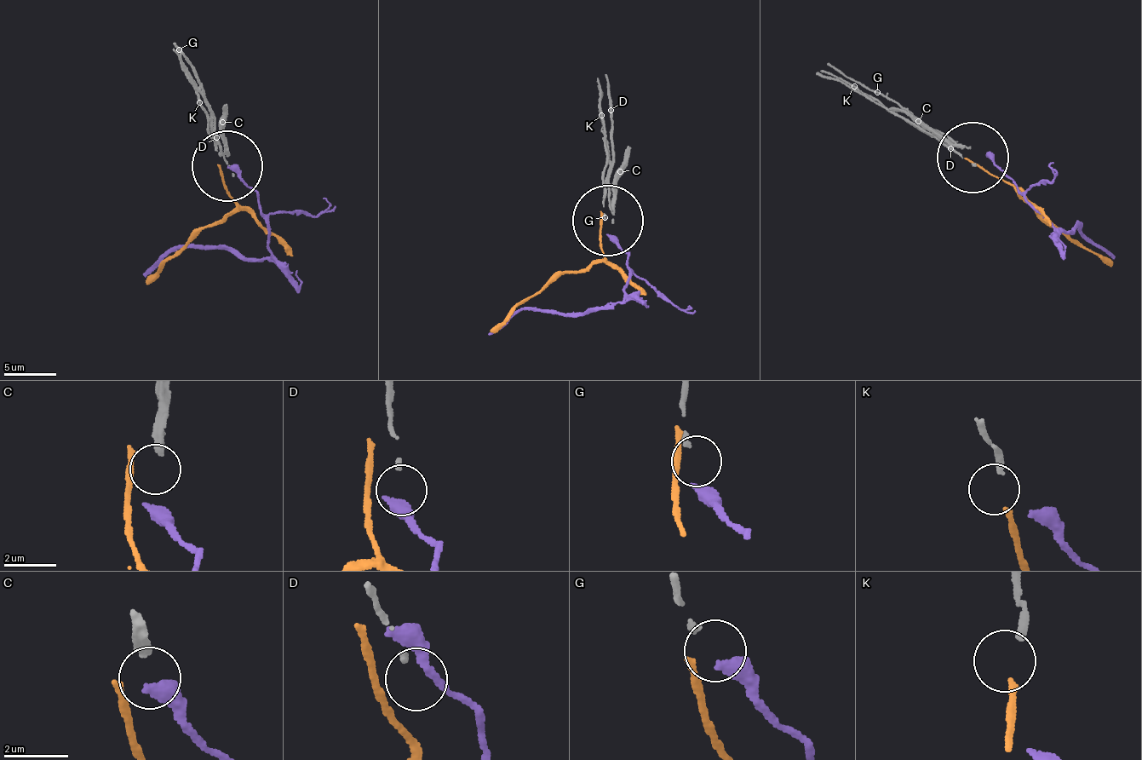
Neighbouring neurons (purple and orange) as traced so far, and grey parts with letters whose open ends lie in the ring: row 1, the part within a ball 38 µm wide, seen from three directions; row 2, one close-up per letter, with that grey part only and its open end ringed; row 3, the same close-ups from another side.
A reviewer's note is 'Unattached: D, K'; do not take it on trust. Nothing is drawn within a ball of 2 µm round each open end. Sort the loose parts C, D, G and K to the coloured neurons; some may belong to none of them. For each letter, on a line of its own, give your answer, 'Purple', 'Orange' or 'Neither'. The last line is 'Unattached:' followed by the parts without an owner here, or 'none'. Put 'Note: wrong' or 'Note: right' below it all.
C: Neither
D: Neither
G: Purple
K: Orange
Unattached: C, D
Note: wrong

